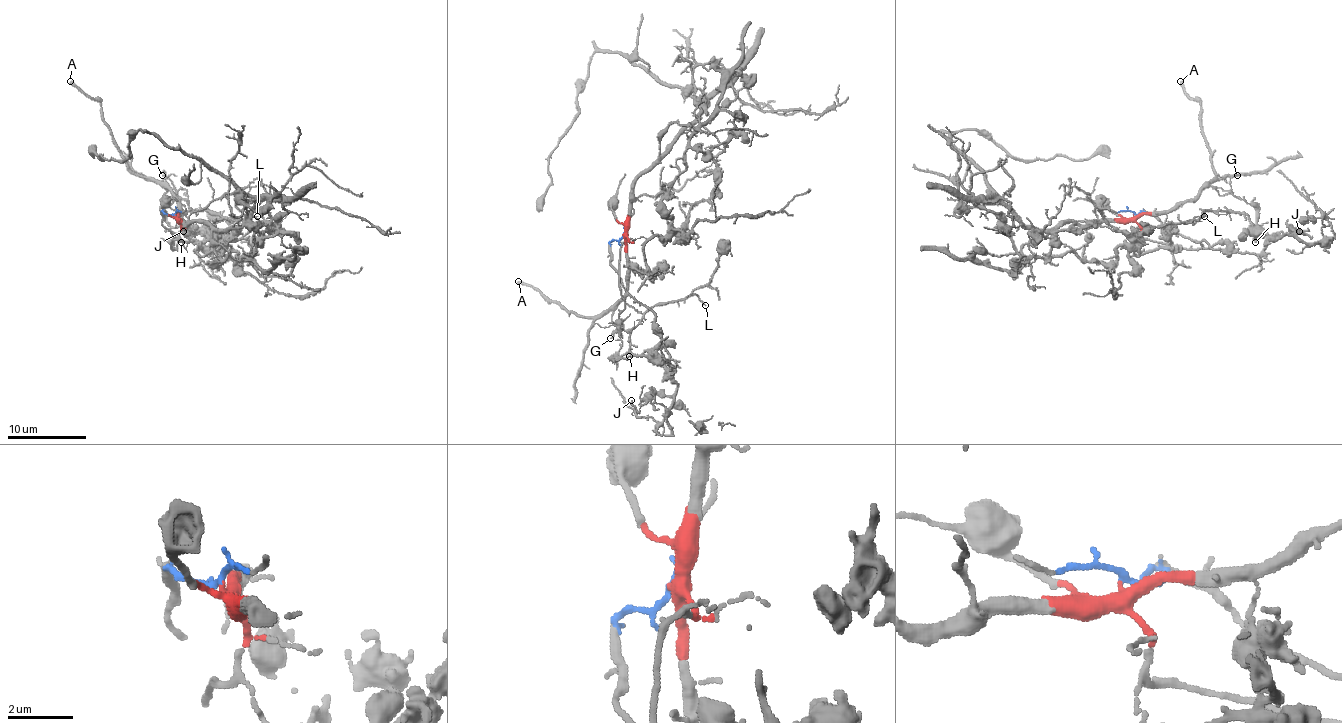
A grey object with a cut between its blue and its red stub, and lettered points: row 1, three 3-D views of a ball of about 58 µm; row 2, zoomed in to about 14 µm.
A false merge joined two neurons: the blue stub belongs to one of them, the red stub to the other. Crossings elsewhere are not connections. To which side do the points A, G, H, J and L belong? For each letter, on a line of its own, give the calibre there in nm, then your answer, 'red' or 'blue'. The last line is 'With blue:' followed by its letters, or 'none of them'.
A: 300 nm thick; red
G: 110 nm thick; red
H: 110 nm thick; blue
J: 120 nm thick; blue
L: 110 nm thick; blue
With blue: H, J, L

